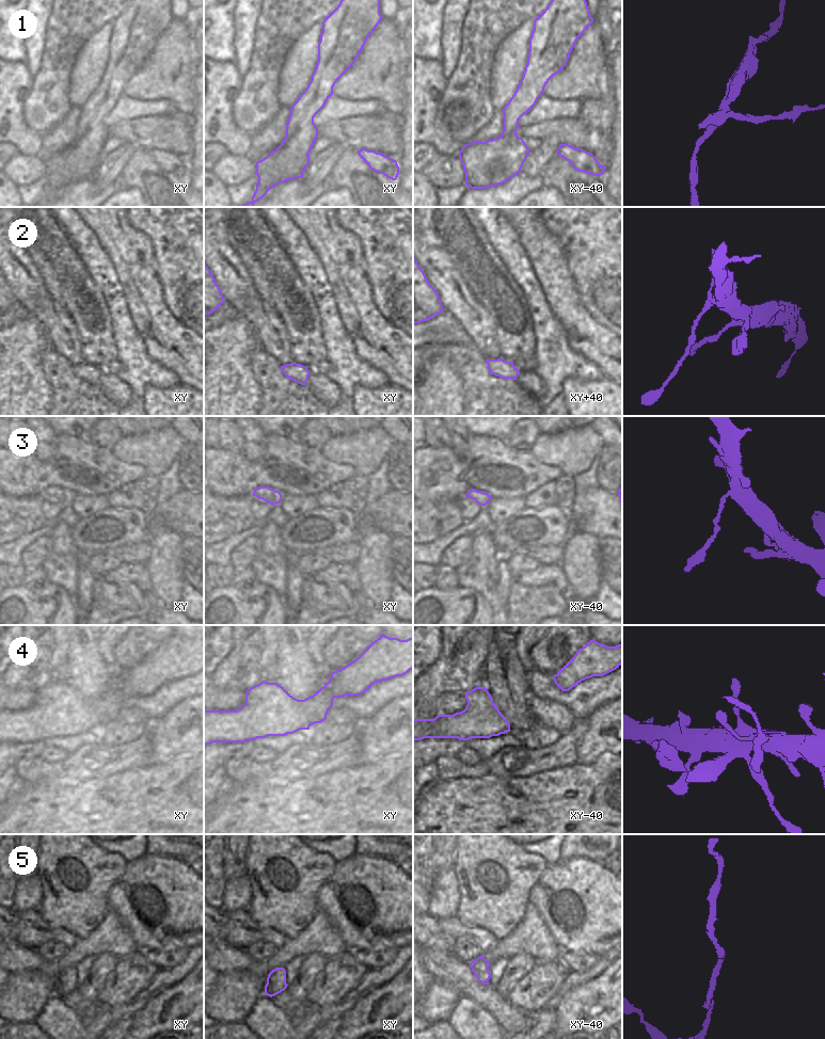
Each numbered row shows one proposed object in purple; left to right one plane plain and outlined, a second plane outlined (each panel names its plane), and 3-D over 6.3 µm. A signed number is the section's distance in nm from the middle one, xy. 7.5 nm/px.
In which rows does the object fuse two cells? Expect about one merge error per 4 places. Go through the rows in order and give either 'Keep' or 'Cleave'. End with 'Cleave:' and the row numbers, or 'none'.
1: Cleave
2: Cleave
3: Cleave
4: Keep
5: Keep
Cleave: 1, 2, 3

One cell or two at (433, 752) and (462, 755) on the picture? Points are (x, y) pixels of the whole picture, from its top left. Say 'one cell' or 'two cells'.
two cells

